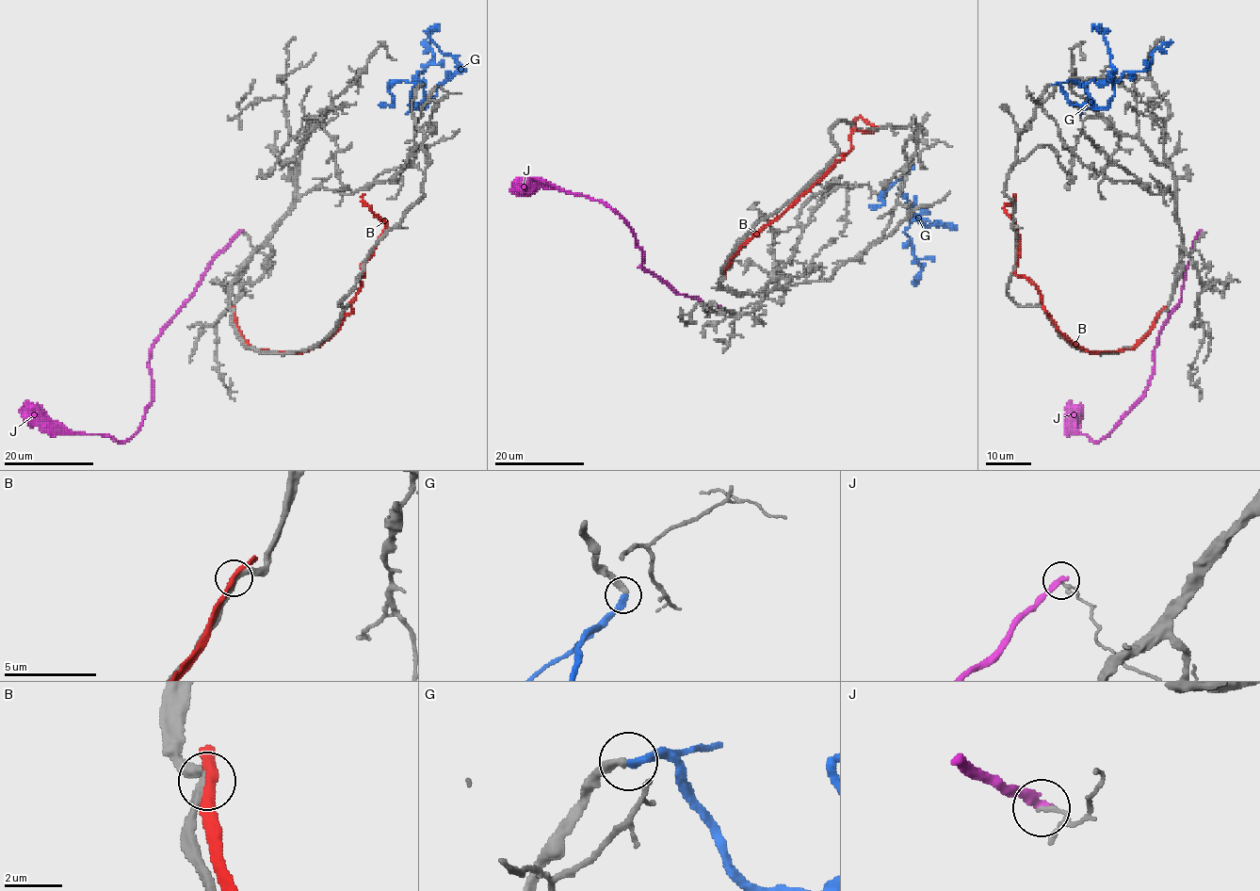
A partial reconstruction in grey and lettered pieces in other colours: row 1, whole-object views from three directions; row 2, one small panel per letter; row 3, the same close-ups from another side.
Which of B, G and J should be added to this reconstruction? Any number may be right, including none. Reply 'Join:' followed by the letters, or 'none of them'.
Join: G

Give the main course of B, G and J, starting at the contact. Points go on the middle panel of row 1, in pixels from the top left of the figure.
B: (724, 272), (744, 244), (842, 158), (851, 148), (853, 129), (877, 128), (863, 118), (855, 126)
G: (912, 165), (902, 178), (900, 186), (909, 214), (927, 226), (949, 225), (920, 217), (929, 204)
J: (733, 314), (680, 295), (640, 267), (642, 252), (630, 226), (601, 202), (553, 188), (510, 191)

